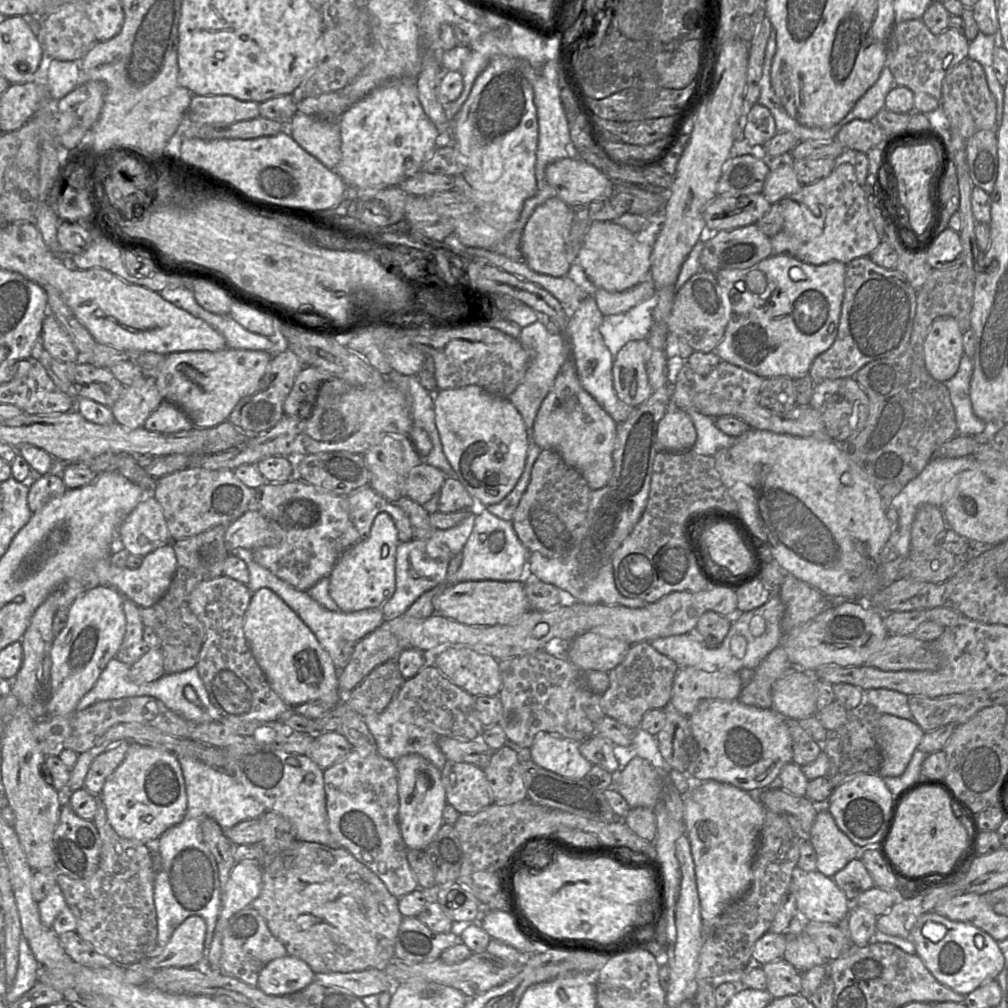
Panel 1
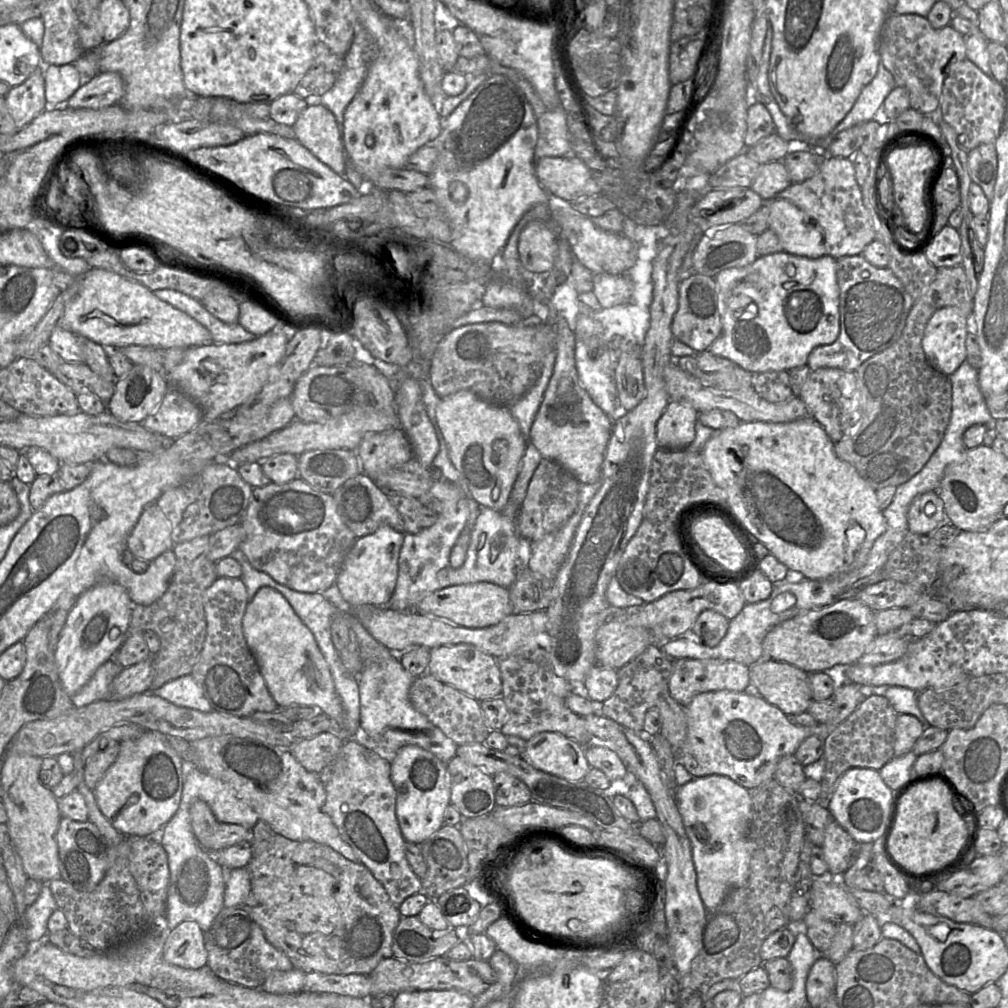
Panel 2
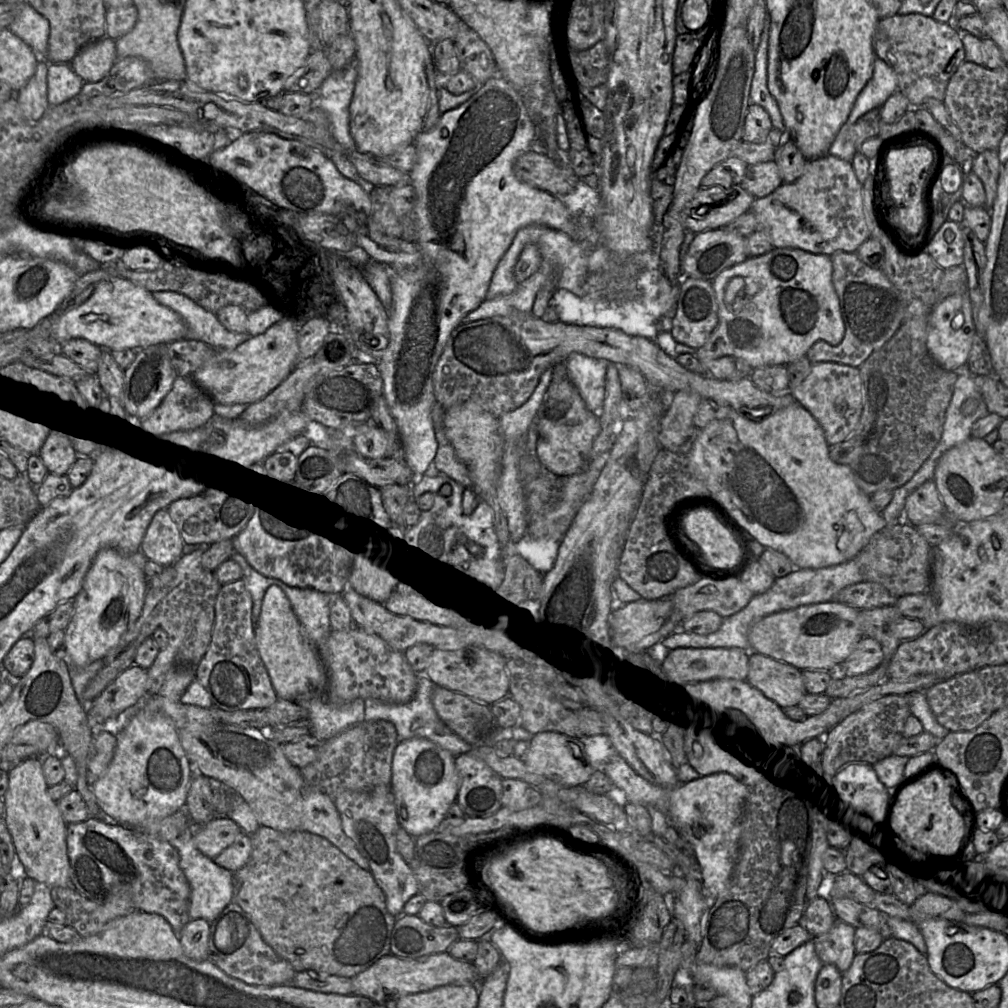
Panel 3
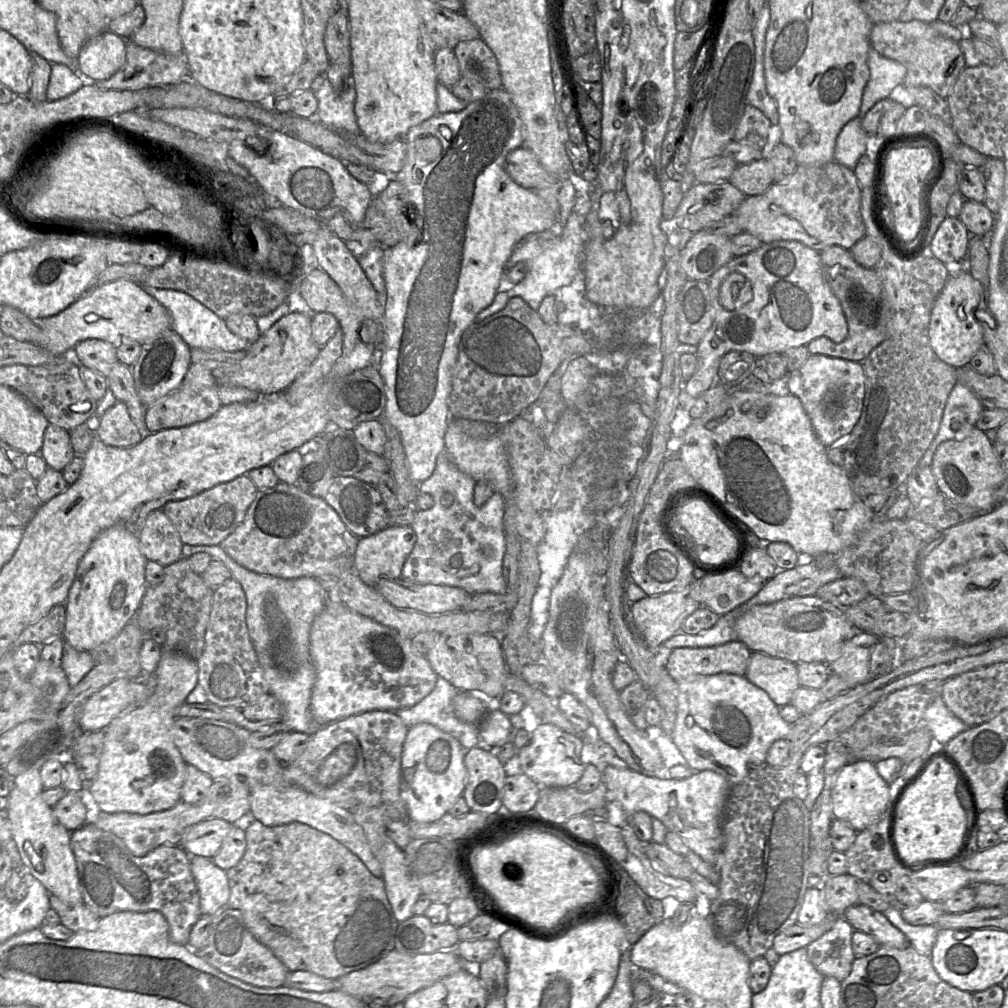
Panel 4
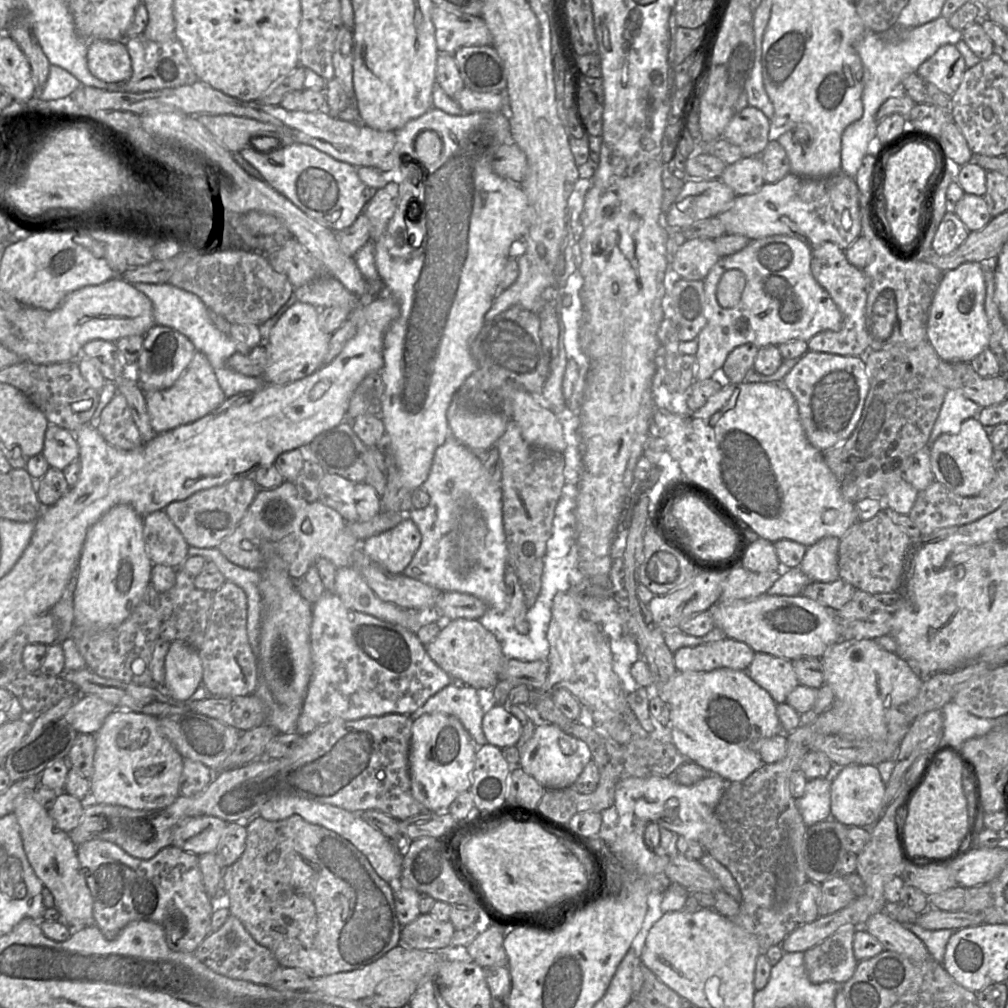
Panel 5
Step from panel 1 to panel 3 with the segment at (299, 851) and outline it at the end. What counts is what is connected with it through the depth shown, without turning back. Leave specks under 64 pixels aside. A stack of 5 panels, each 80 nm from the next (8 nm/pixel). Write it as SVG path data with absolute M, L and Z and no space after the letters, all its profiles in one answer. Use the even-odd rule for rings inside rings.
M260 826L251 835L251 855L247 863L233 873L233 901L251 919L253 925L260 933L262 939L273 951L291 964L297 972L314 970L318 973L353 978L364 972L379 959L391 954L391 934L397 917L391 914L386 905L386 896L379 887L372 874L347 856L327 839L306 831L280 832L265 826Z

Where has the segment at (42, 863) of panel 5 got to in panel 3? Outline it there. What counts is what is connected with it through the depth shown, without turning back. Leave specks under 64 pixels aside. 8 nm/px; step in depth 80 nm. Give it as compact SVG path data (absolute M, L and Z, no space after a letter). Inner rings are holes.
M28 758L8 771L8 788L3 796L4 821L16 854L16 870L26 877L53 887L71 887L66 826L58 805L48 795L42 758Z

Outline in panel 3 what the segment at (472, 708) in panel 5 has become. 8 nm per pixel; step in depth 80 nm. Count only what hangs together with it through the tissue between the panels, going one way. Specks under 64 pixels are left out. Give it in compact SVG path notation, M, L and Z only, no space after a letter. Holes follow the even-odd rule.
M417 674L417 676L416 693L408 703L392 704L370 698L365 699L364 721L384 720L391 722L396 728L399 742L411 738L425 738L442 749L449 751L454 757L471 751L473 746L452 732L437 715L431 700L432 692L436 685L426 675Z

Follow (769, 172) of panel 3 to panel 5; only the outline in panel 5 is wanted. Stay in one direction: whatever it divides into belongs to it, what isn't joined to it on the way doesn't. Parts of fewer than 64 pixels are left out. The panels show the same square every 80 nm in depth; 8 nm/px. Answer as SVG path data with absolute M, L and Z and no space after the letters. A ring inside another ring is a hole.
M760 156L743 157L727 165L719 180L730 187L736 196L756 193L764 184L764 165Z

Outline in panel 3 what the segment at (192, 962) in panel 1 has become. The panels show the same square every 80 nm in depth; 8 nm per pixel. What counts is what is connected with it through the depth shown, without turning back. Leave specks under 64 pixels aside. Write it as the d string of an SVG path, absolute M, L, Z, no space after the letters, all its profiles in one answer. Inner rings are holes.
M190 920L178 934L184 954L195 961L207 960L209 932L206 920Z

